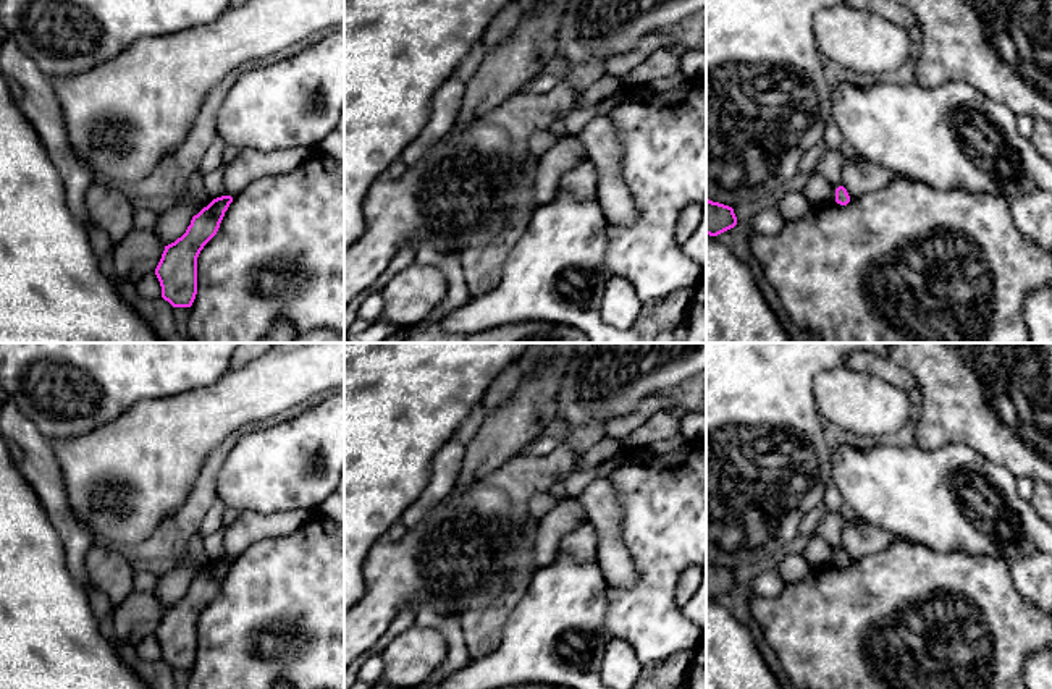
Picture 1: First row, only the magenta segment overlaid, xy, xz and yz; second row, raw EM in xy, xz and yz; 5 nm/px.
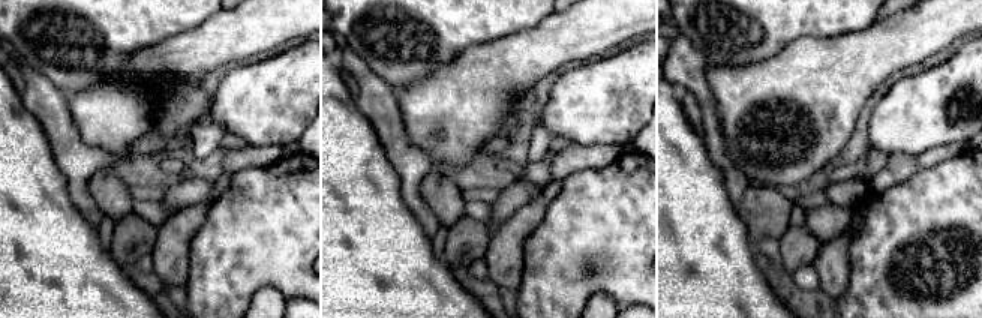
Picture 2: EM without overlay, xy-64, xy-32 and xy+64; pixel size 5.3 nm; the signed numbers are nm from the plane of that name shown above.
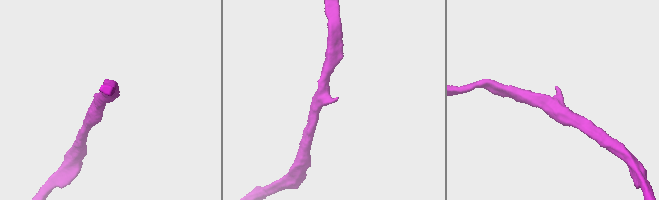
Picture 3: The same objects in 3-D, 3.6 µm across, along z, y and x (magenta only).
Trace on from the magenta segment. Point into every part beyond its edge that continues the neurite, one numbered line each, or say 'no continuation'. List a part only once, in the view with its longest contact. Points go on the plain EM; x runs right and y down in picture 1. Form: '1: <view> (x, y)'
no continuation

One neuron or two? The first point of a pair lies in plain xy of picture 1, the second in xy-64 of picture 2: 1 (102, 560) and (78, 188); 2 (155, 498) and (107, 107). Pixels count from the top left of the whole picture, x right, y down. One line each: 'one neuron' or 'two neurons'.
1: two neurons
2: one neuron

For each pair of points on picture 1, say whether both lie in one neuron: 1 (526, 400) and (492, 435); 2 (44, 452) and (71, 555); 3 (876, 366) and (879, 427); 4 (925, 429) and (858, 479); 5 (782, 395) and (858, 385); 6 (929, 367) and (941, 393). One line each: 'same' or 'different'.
1: same
2: same
3: different
4: different
5: different
6: same

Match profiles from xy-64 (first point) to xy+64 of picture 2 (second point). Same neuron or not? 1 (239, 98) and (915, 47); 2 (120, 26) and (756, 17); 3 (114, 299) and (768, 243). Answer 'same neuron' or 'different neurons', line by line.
1: different neurons
2: same neuron
3: different neurons

